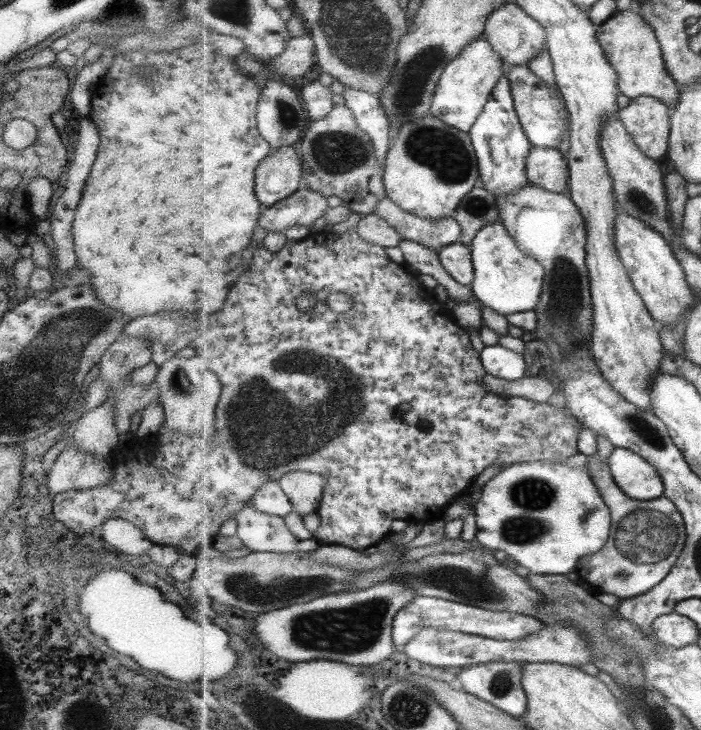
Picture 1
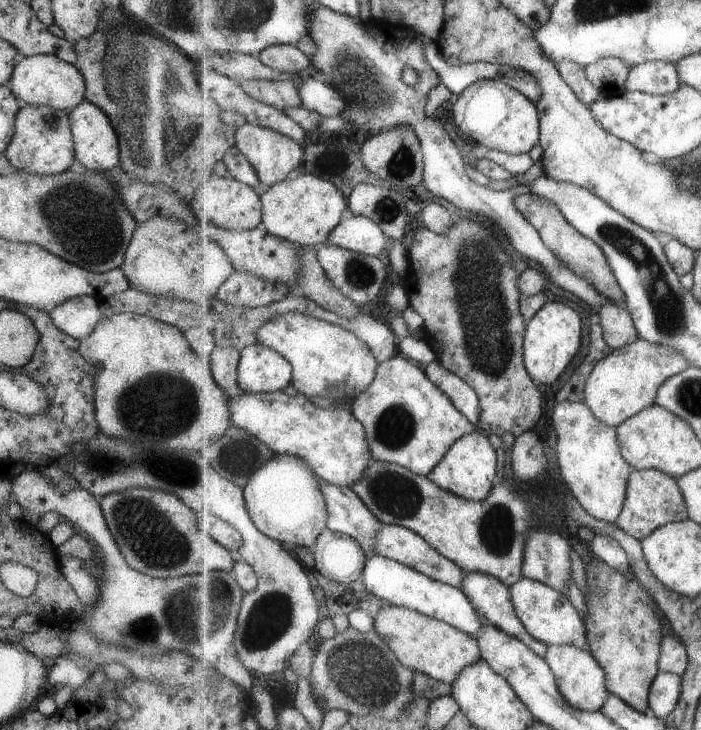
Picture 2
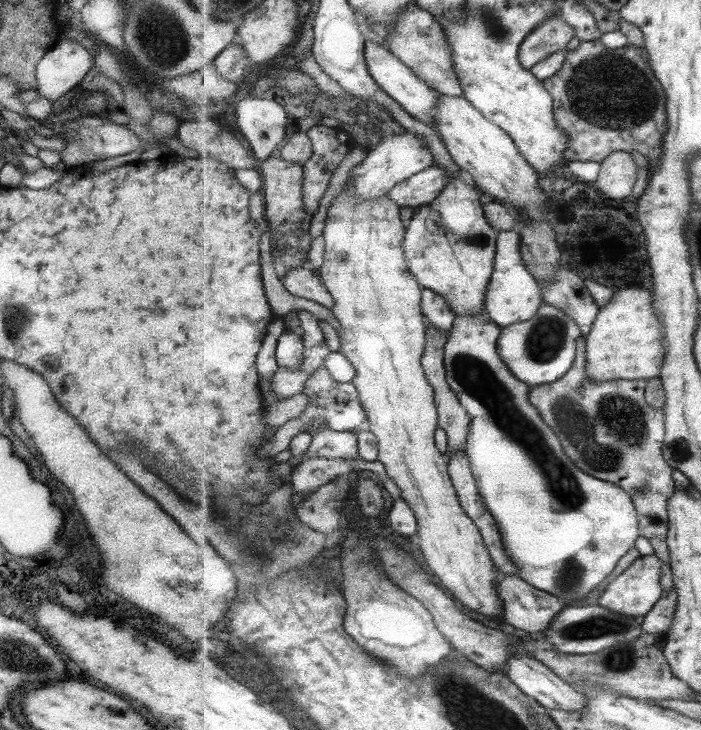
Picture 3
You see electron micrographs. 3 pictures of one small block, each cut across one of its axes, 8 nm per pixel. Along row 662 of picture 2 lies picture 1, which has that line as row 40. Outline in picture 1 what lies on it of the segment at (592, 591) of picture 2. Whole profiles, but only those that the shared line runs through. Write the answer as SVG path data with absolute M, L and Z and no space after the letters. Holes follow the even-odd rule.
M631 8L622 10L599 26L598 39L605 49L607 58L619 73L619 88L630 100L639 96L661 99L670 108L680 101L679 85L670 77L654 26L639 12Z

